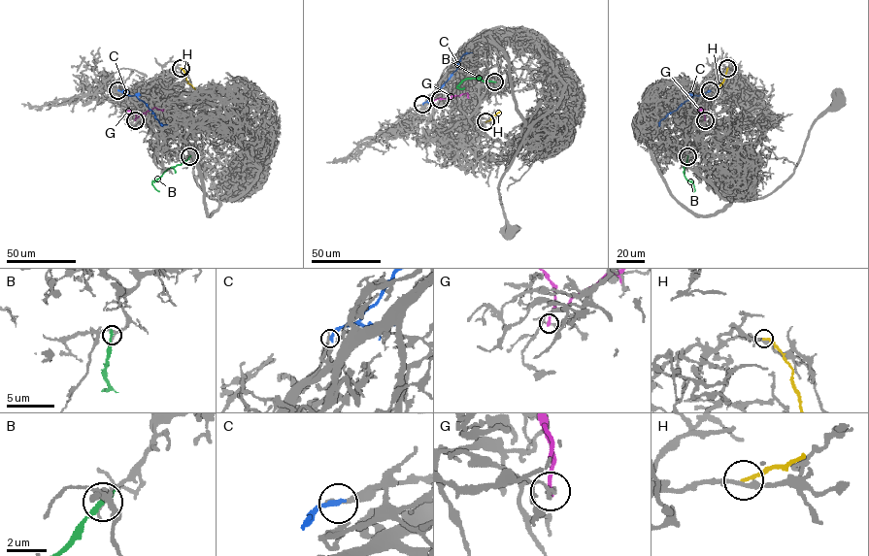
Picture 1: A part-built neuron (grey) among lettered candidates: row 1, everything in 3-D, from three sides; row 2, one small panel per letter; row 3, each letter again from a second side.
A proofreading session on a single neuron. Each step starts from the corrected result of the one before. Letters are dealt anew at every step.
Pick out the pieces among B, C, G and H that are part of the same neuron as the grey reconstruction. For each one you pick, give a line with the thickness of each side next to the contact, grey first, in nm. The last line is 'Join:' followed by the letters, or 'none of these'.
Join: none of these

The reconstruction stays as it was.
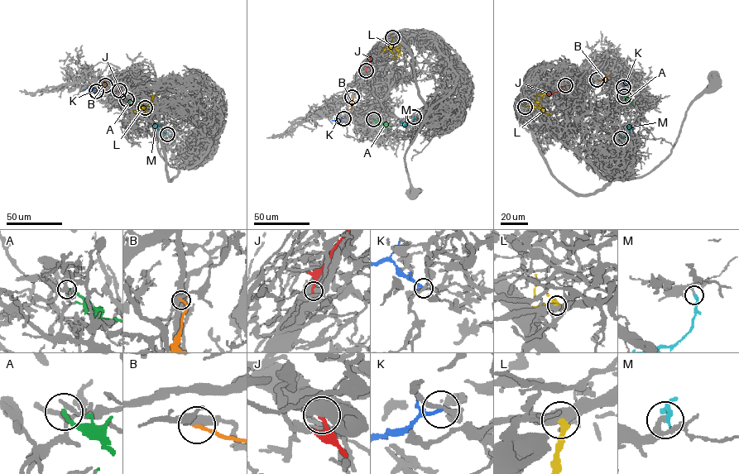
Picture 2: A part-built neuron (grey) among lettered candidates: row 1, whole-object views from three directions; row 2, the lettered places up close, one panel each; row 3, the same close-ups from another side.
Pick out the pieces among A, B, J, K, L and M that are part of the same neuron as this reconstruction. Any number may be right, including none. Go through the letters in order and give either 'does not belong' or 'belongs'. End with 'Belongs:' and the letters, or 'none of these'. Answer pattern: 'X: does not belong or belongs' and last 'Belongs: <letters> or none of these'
A: does not belong
B: does not belong
J: does not belong
K: does not belong
L: belongs
M: belongs
Belongs: L, M

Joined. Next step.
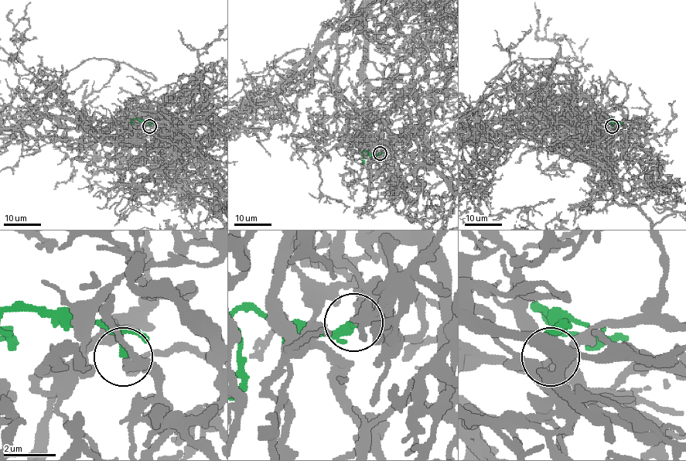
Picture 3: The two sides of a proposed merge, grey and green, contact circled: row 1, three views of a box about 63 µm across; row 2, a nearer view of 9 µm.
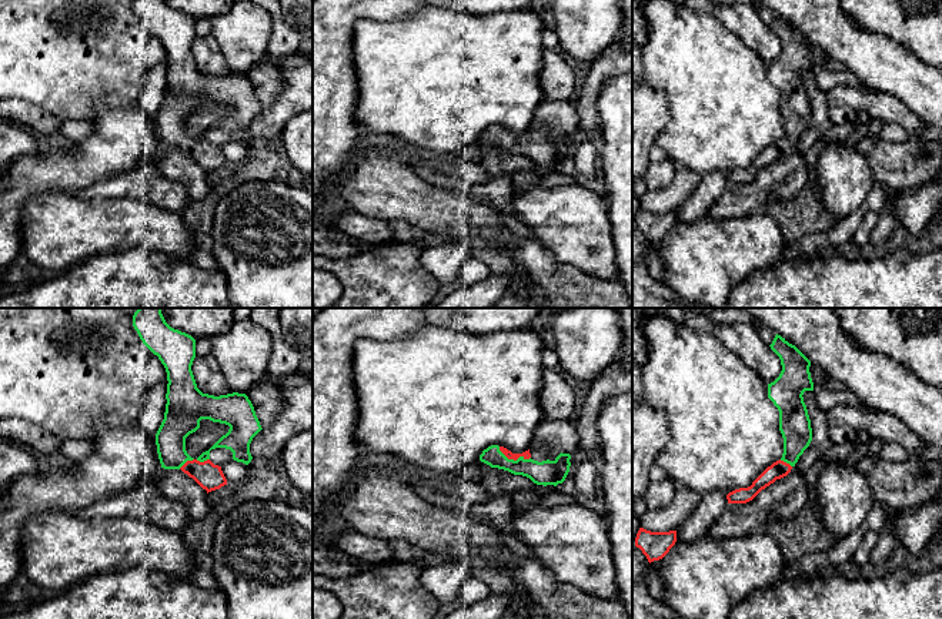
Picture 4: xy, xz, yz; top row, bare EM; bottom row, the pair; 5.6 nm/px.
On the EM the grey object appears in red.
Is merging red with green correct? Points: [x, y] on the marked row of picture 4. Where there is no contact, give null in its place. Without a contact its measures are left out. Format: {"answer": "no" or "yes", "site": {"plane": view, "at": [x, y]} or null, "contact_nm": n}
{"answer": "yes", "site": {"plane": "xz", "at": [514, 459]}, "contact_nm": 200}

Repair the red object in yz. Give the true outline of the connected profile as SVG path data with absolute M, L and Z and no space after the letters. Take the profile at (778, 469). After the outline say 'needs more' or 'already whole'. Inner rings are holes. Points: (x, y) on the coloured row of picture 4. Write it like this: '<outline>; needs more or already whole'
M778 334L769 347L782 365L779 377L768 384L768 398L779 411L784 454L751 486L729 492L728 503L746 503L776 479L786 476L812 441L811 419L802 397L805 391L814 391L811 361Z; needs more

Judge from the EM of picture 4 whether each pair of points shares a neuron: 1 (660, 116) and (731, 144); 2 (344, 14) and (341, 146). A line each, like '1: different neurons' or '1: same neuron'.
1: different neurons
2: same neuron

